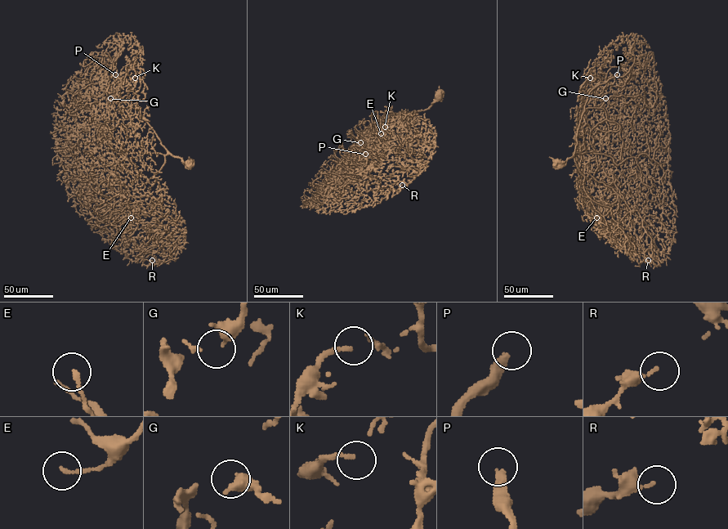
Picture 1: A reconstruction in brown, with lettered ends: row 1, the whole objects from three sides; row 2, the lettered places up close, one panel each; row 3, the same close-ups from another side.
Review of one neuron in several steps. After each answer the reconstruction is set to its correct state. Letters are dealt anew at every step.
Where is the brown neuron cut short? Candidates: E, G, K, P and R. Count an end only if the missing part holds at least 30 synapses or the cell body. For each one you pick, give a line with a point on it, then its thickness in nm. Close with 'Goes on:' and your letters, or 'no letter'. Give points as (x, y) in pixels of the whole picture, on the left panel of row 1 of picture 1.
P: at (115, 74); 360 nm thick
Goes on: P

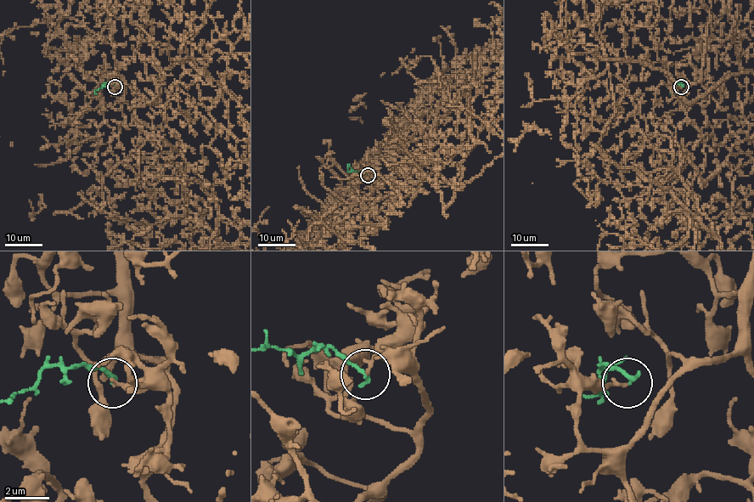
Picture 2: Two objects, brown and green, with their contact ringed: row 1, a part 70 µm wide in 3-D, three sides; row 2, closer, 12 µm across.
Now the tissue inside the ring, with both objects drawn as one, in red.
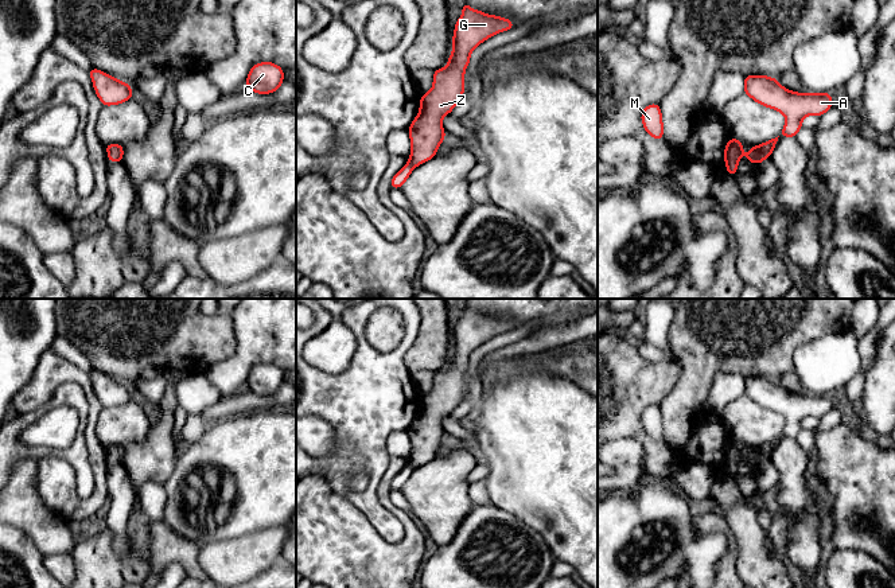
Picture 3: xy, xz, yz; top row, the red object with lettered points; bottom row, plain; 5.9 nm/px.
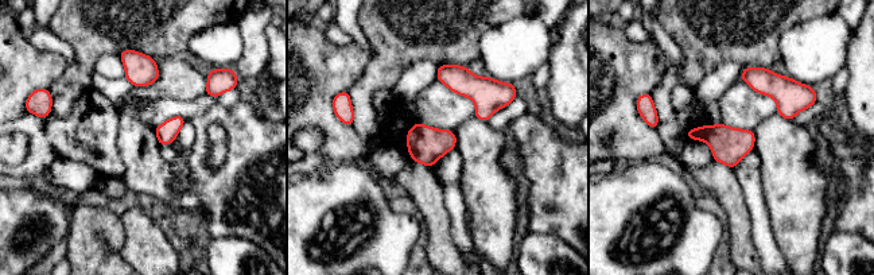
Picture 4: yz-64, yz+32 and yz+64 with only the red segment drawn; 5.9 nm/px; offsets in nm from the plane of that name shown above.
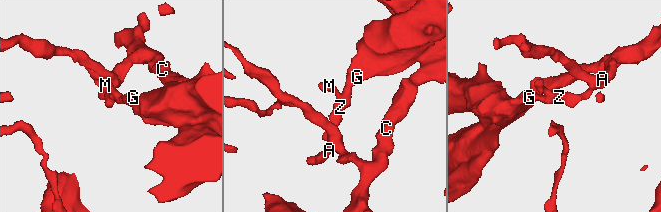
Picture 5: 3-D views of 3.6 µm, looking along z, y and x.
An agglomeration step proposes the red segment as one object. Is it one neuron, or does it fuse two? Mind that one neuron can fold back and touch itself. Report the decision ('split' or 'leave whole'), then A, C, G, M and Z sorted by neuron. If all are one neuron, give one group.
split | A C / G M Z

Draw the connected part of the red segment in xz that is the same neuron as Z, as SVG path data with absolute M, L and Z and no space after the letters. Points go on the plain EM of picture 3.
M467 303L462 309L448 366L433 371L433 388L420 397L419 416L408 429L412 444L409 464L415 468L435 459L440 444L447 439L441 420L463 401L464 371L470 366L471 353L493 336L515 328L510 320L472 311Z

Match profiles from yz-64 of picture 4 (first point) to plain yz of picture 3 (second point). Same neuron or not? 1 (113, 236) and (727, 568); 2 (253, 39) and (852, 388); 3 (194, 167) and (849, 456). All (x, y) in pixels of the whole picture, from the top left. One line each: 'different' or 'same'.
1: same
2: same
3: same

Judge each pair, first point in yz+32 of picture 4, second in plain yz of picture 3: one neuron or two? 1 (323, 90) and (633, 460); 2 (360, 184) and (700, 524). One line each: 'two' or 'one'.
1: two
2: two

